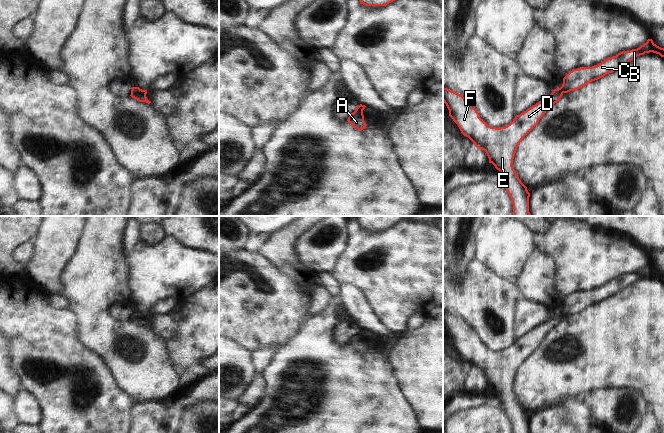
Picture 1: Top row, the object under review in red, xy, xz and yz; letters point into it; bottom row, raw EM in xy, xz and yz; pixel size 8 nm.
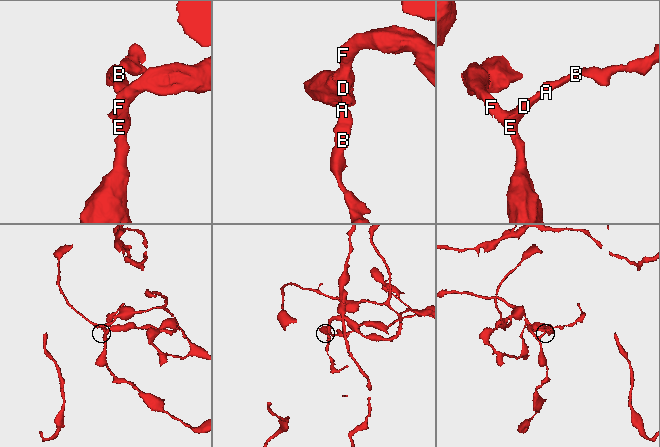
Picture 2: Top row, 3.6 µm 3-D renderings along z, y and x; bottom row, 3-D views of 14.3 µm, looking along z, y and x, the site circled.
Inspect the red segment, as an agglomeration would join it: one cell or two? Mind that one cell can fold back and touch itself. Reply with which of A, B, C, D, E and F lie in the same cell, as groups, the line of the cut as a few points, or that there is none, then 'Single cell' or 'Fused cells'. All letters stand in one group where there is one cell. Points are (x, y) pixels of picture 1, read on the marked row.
Groups: A B C / D E F. Split along yz (560, 87), (563, 92). Fused cells.

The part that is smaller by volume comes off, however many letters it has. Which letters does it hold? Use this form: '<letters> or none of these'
A, B, C.

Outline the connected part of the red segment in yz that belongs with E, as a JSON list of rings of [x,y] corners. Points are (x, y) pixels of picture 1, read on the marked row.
[[[443,88],[443,102],[449,110],[449,116],[464,136],[486,152],[489,163],[502,172],[503,184],[513,204],[513,216],[531,216],[530,193],[512,166],[517,147],[562,95],[561,88],[554,89],[549,96],[516,115],[510,124],[496,128],[484,122],[477,110],[462,95]]]

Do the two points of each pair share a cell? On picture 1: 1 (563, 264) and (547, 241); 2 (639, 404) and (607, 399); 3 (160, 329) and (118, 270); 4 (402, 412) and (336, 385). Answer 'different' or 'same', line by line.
1: same
2: same
3: different
4: same

